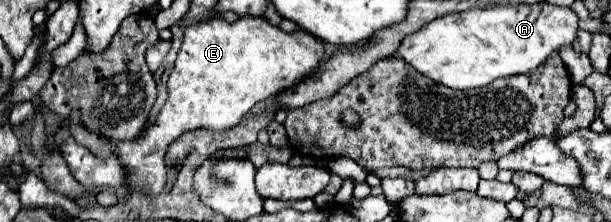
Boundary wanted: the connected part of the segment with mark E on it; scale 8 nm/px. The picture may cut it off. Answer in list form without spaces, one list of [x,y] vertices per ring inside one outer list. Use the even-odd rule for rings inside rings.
[[[221,17],[211,19],[209,23],[193,23],[185,29],[183,45],[179,49],[173,73],[167,81],[167,101],[159,111],[153,123],[143,127],[143,133],[135,139],[115,143],[115,139],[103,133],[91,133],[81,121],[81,109],[73,109],[67,121],[57,127],[51,135],[51,151],[45,147],[41,157],[41,179],[47,189],[59,195],[65,195],[71,201],[79,201],[85,195],[97,195],[99,191],[87,189],[71,175],[63,155],[61,143],[69,137],[85,145],[99,159],[115,157],[125,167],[127,187],[133,193],[143,193],[149,199],[155,199],[163,193],[167,183],[165,153],[169,145],[187,131],[207,129],[213,133],[225,133],[237,127],[257,103],[279,95],[281,91],[293,87],[299,79],[309,75],[319,59],[323,57],[323,43],[307,31],[283,31],[277,25],[271,25],[265,17],[239,17],[229,23]]]

